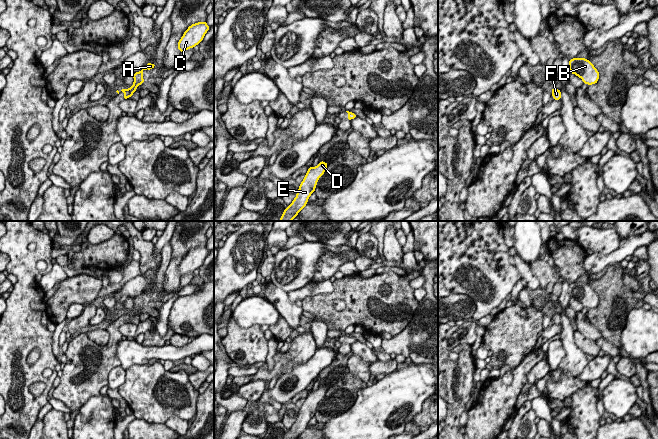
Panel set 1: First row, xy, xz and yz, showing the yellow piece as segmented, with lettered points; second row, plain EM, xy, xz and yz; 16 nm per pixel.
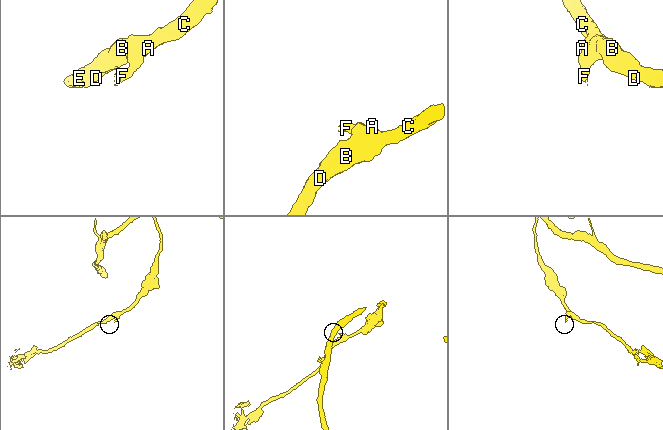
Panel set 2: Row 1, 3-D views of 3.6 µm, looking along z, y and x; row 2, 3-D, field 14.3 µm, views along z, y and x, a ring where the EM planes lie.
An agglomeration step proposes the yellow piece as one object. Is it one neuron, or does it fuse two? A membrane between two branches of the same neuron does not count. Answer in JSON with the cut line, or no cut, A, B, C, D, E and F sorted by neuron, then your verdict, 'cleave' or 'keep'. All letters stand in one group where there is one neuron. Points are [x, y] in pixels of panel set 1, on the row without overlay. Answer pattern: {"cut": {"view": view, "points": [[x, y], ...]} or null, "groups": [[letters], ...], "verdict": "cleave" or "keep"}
{"cut": null, "groups": [["A", "B", "C", "D", "E", "F"]], "verdict": "keep"}

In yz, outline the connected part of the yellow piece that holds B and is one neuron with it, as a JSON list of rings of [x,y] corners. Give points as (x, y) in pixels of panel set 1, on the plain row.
[[[573,282],[569,284],[569,295],[582,303],[587,309],[596,308],[599,304],[599,296],[586,282]]]

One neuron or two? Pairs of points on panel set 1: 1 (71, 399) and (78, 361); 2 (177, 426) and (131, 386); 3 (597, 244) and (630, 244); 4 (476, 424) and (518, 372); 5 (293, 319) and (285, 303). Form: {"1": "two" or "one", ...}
{"1": "one", "2": "two", "3": "two", "4": "one", "5": "one"}

